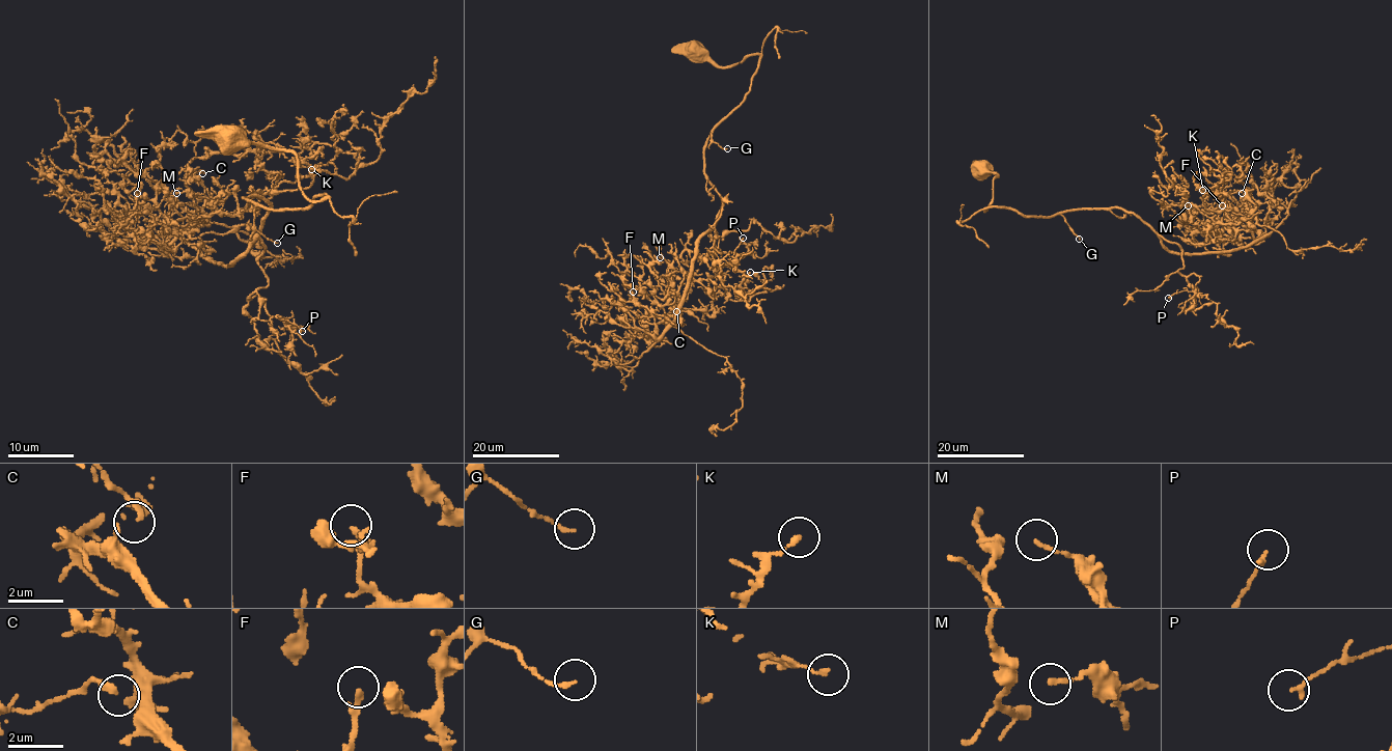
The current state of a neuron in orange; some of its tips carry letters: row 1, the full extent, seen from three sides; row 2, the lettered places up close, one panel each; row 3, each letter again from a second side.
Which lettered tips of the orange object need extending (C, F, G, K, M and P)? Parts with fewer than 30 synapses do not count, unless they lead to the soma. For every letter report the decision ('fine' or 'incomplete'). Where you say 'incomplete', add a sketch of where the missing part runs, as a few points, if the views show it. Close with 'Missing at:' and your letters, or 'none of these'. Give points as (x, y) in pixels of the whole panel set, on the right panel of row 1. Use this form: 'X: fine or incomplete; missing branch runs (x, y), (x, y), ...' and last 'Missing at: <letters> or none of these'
C: fine
F: incomplete; missing branch runs (1222, 205), (1198, 178), (1185, 178)
G: fine
K: fine
M: fine
P: fine
Missing at: F

